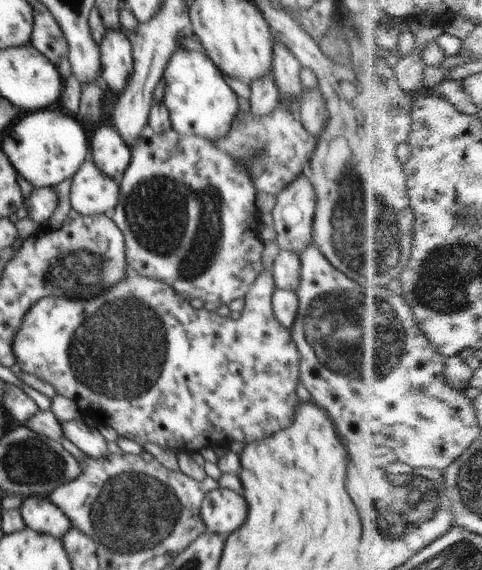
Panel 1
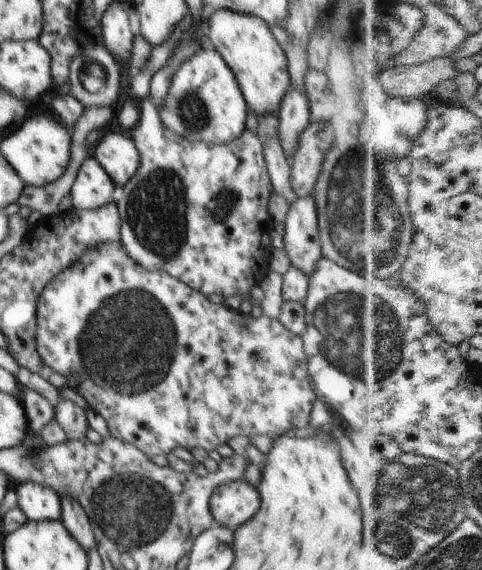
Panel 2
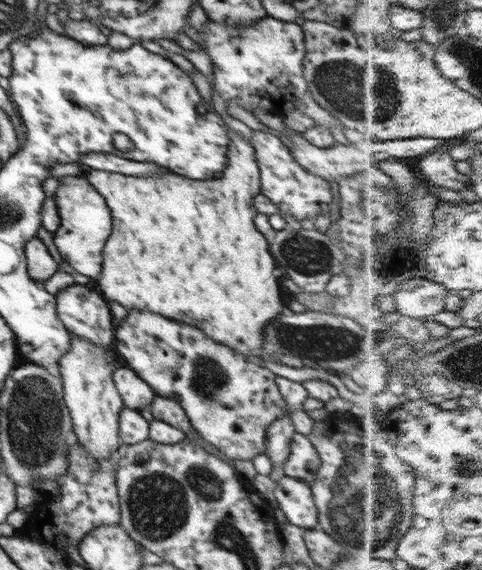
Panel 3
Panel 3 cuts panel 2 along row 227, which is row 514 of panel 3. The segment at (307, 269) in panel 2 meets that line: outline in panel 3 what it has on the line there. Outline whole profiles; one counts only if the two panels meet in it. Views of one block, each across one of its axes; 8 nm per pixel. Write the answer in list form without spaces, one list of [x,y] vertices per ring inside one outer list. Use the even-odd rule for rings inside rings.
[[[284,475],[275,482],[274,495],[288,523],[304,530],[318,527],[318,510],[308,482]]]

